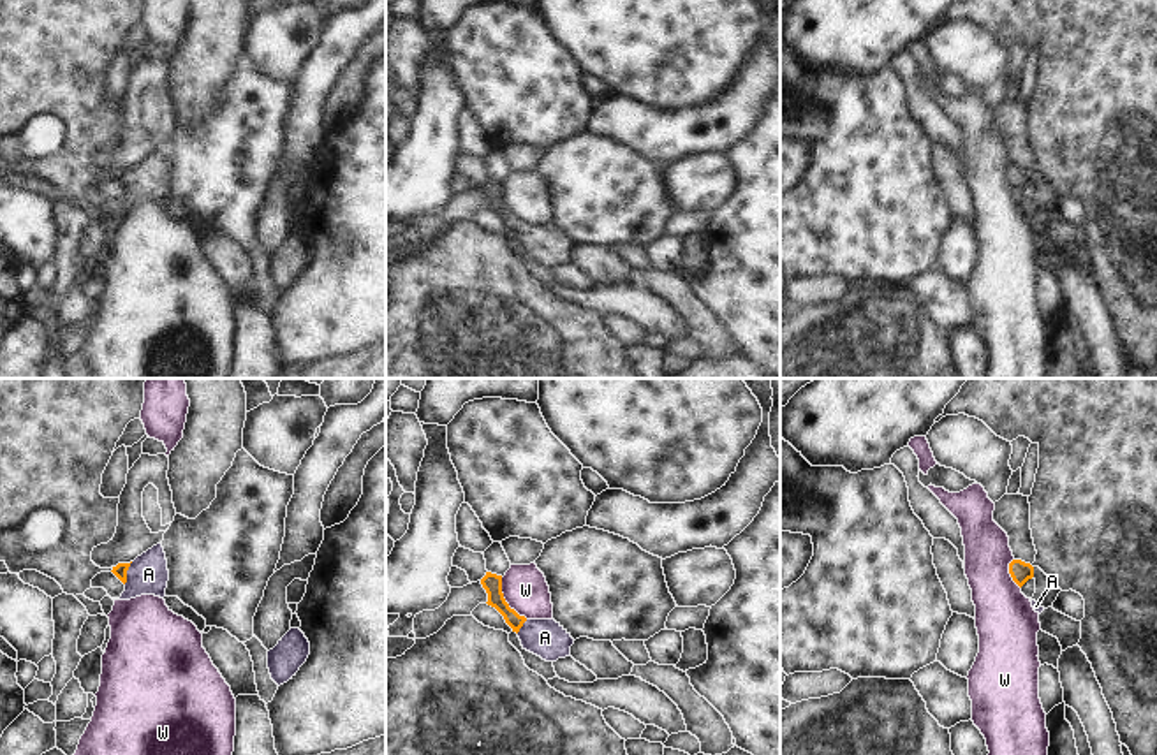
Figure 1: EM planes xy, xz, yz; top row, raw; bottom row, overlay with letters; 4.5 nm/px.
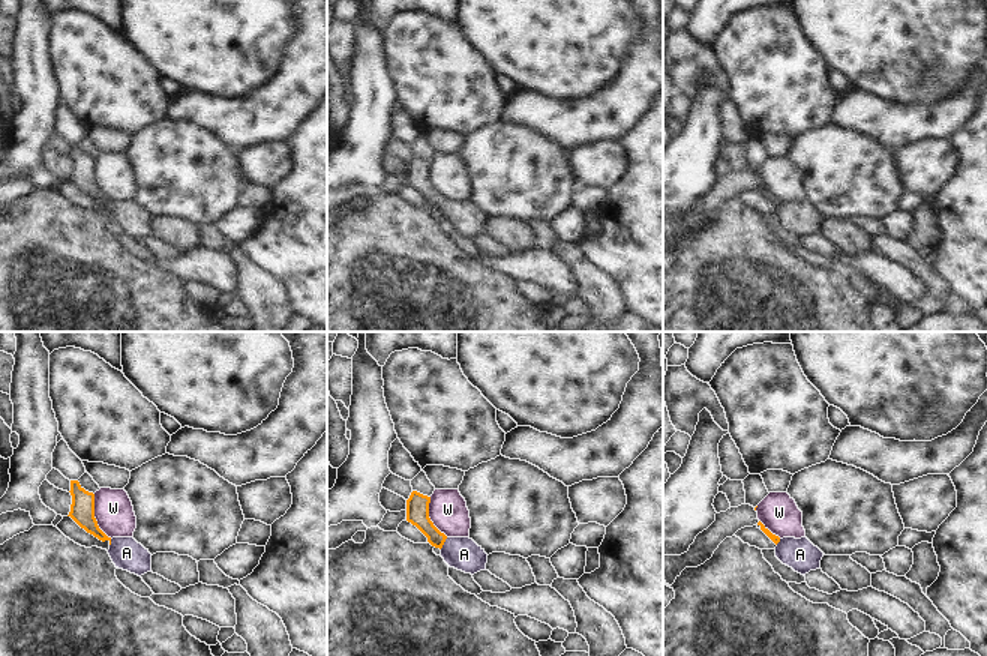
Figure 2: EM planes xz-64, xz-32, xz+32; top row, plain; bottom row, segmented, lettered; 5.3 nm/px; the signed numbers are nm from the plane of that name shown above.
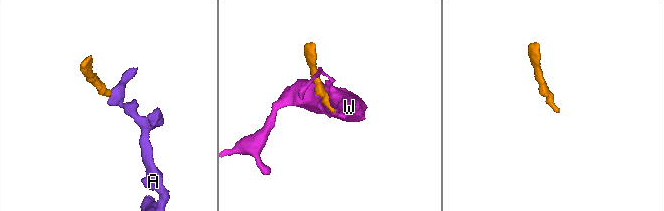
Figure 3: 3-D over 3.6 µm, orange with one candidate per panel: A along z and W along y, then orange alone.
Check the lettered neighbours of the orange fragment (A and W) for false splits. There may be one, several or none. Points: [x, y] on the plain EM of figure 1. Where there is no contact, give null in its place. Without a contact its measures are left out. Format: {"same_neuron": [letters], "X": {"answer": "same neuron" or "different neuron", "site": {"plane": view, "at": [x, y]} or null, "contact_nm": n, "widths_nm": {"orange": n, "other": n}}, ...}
{"same_neuron": ["A"], "A": {"answer": "same neuron", "site": {"plane": "xy", "at": [125, 178]}, "contact_nm": 110, "widths_nm": {"orange": 60, "other": 180}}, "W": {"answer": "different neuron", "site": {"plane": "xz", "at": [504, 206]}, "contact_nm": 220, "widths_nm": {"orange": 90, "other": 200}}}

